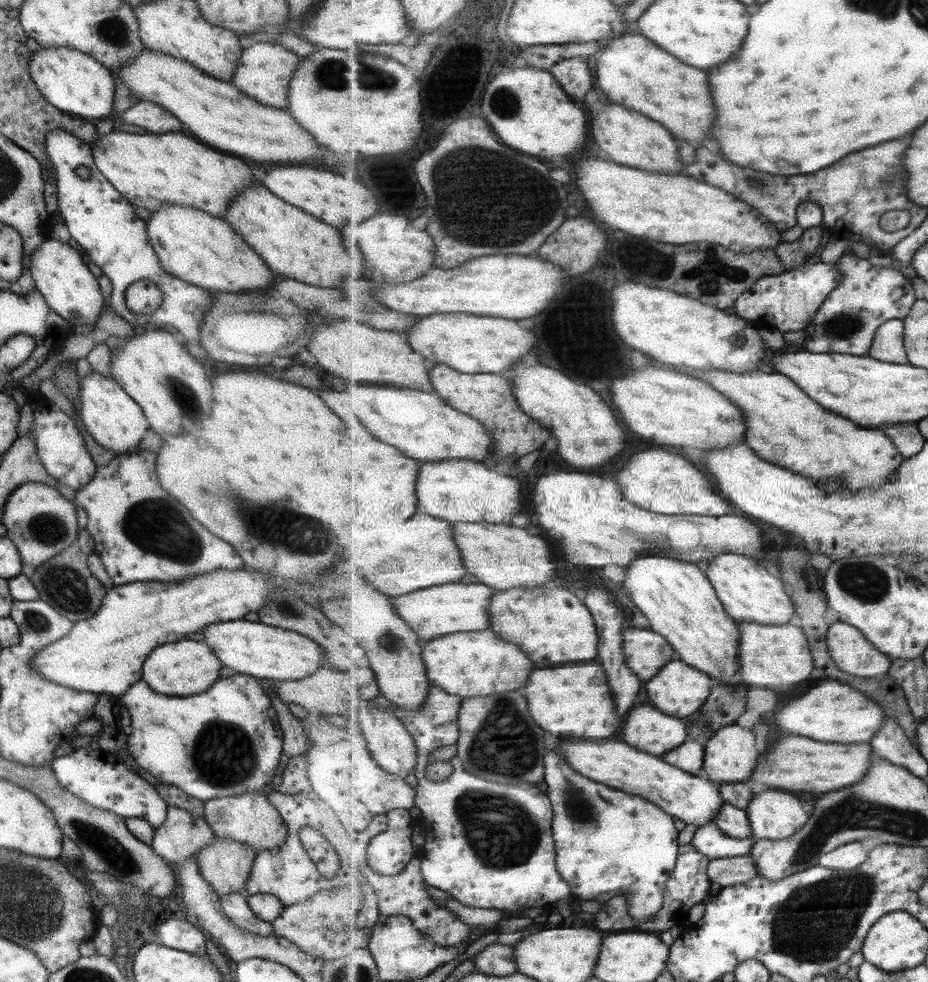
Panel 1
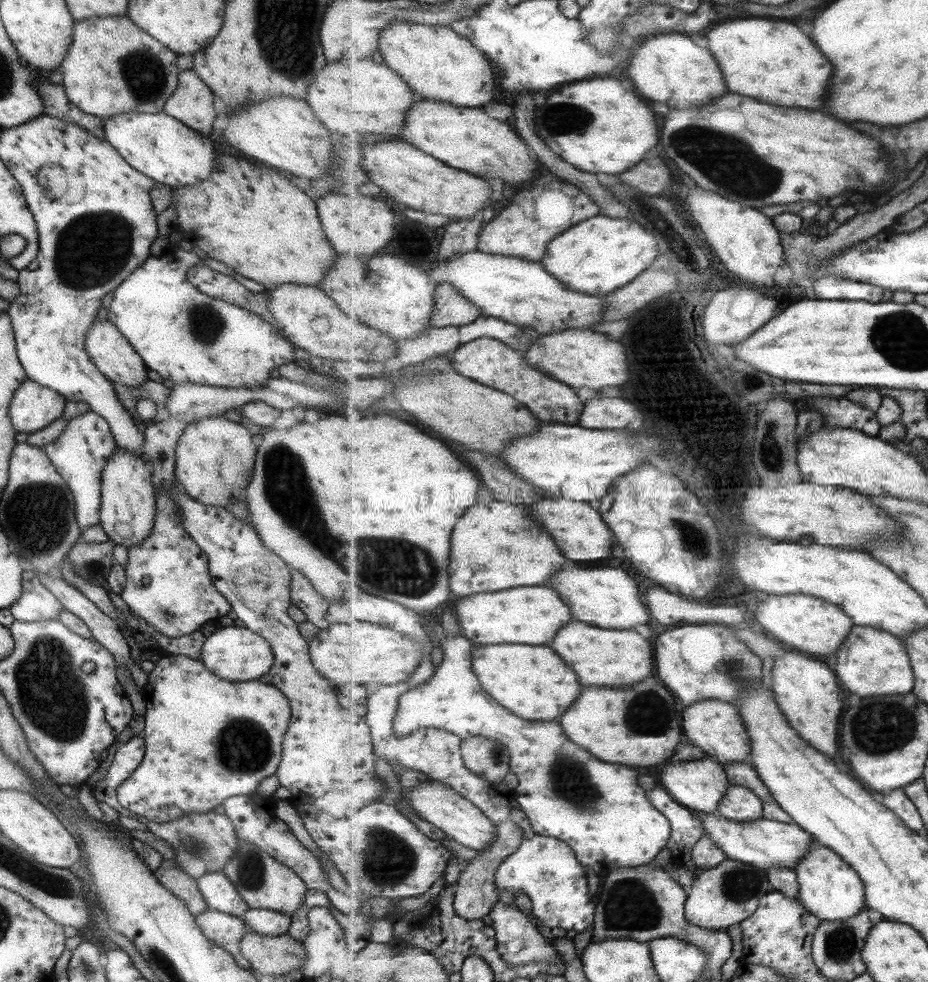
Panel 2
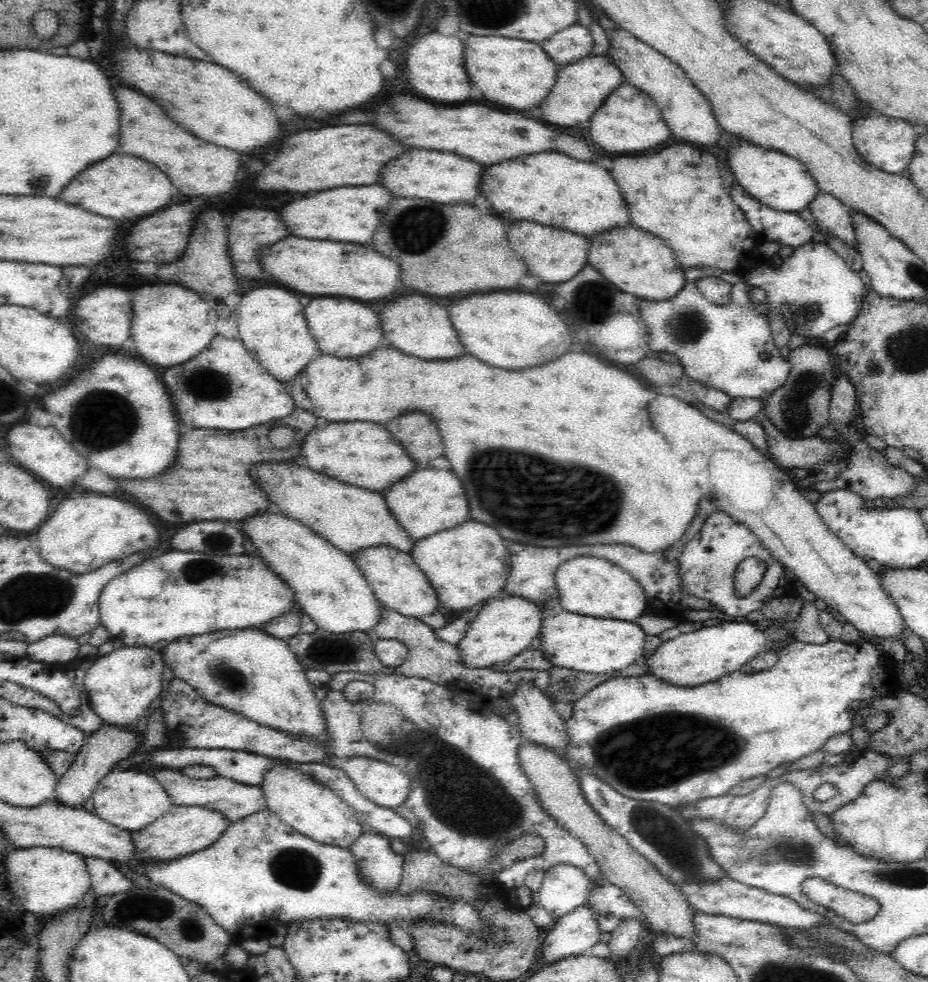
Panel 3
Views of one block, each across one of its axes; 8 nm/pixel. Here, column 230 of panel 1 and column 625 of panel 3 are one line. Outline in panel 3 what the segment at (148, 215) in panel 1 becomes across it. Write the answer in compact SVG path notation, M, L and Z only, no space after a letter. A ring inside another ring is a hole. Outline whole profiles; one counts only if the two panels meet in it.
M629 223L624 228L600 232L589 242L588 264L619 290L654 301L669 300L683 290L684 269L676 260L674 251L658 236L652 236L650 232Z

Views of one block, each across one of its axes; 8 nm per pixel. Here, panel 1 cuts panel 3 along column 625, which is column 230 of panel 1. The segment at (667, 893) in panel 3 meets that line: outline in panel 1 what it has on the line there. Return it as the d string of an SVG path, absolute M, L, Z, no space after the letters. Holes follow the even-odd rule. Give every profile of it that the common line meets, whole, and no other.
M216 836L198 851L200 873L219 896L244 892L256 853L248 843Z

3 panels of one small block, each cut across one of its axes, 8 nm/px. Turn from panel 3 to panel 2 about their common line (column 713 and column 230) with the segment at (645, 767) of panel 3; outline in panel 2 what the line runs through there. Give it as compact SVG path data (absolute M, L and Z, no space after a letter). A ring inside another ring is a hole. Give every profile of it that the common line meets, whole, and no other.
M167 654L155 663L154 669L149 673L148 684L144 686L141 694L145 700L146 715L144 716L145 729L144 740L145 756L142 763L136 771L117 789L117 798L120 804L127 808L129 814L156 823L168 823L172 820L181 818L184 815L196 813L206 813L214 811L219 804L223 804L224 800L235 795L256 796L257 788L260 782L265 778L276 775L278 766L283 756L283 740L284 733L288 730L291 719L291 708L288 697L272 684L260 682L258 680L249 680L244 682L234 682L234 680L224 680L218 678L216 674L212 674L200 659L193 659L184 655Z

